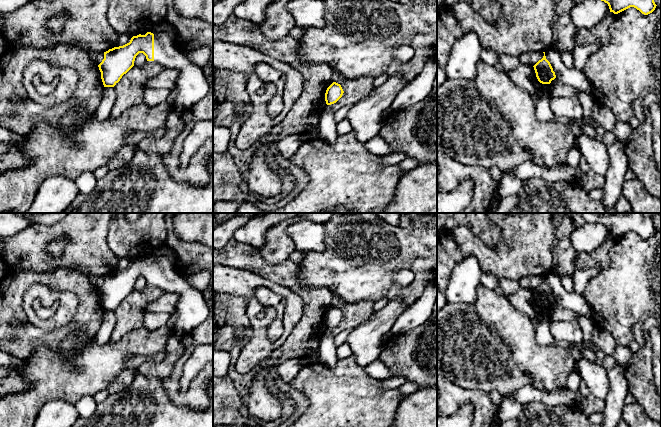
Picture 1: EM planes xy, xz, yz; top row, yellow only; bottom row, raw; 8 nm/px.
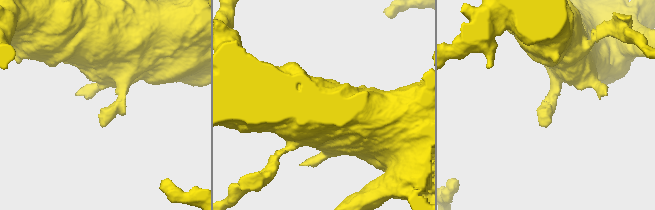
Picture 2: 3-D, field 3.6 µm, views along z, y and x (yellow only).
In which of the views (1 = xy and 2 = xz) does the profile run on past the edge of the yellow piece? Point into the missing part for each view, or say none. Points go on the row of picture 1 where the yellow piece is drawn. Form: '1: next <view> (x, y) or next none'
1: next xy (191, 86)
2: next none

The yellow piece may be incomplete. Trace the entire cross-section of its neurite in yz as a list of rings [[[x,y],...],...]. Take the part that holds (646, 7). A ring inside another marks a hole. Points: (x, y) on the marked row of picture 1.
[[[601,0],[608,4],[610,12],[618,14],[630,7],[634,7],[642,14],[648,15],[652,13],[656,4],[654,0]]]

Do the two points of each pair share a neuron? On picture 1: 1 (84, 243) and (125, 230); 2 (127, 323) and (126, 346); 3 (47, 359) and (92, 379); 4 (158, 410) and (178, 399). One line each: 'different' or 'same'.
1: different
2: different
3: same
4: different

